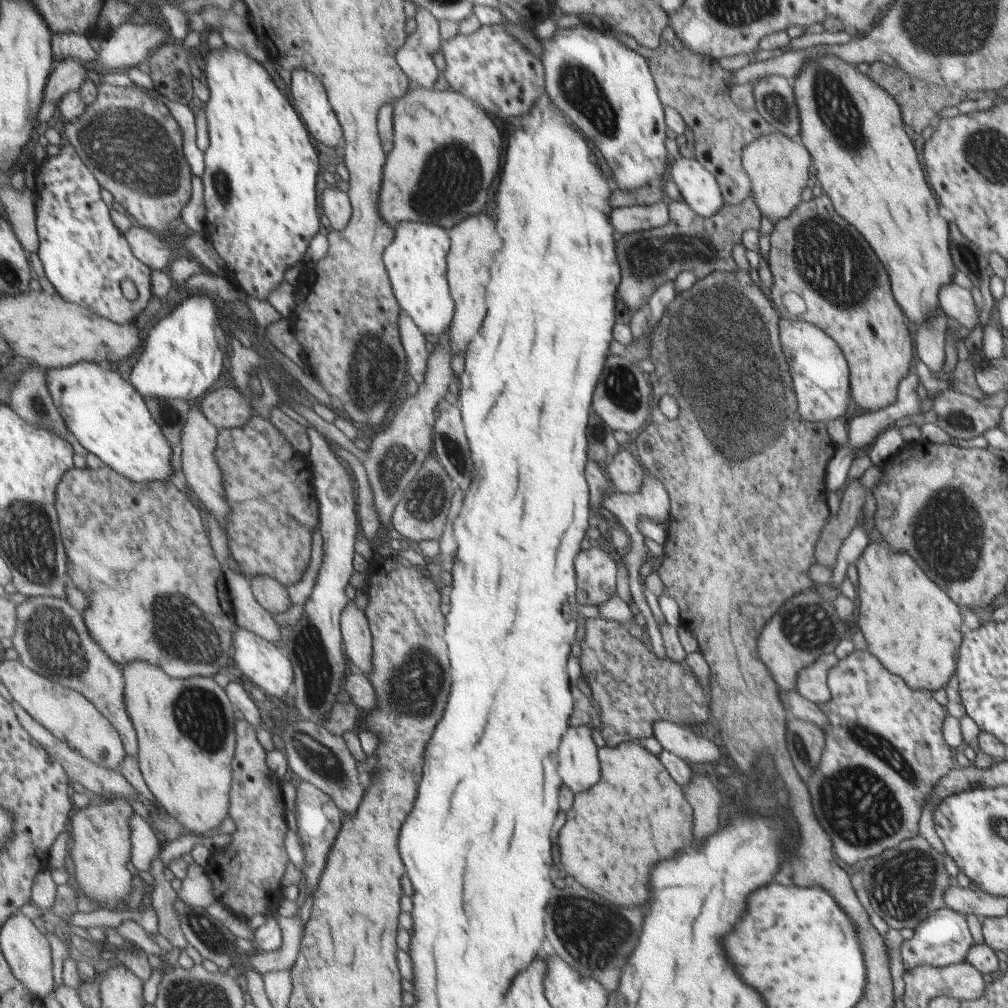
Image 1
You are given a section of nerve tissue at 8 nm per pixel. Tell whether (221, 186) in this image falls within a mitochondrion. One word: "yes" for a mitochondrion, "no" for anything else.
yes

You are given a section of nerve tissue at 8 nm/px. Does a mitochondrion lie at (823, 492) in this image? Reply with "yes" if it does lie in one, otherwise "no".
no

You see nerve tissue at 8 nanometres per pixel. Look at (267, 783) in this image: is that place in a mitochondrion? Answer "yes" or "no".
no

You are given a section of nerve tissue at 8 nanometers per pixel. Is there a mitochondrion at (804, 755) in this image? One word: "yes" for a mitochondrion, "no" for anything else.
yes

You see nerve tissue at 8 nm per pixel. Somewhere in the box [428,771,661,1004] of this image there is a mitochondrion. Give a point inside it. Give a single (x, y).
(594, 943)

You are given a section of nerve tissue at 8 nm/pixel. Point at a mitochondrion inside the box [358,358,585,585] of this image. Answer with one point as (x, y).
(426, 500)

